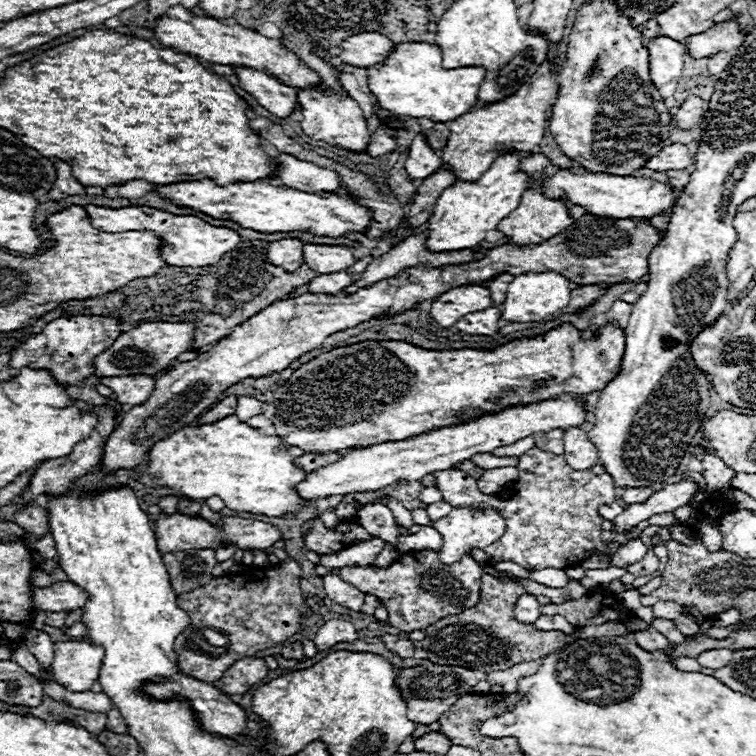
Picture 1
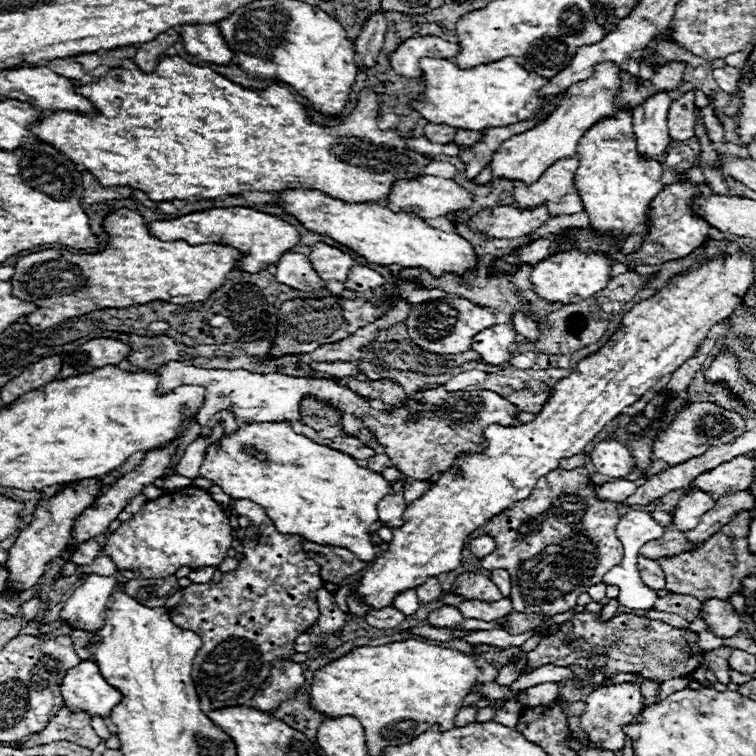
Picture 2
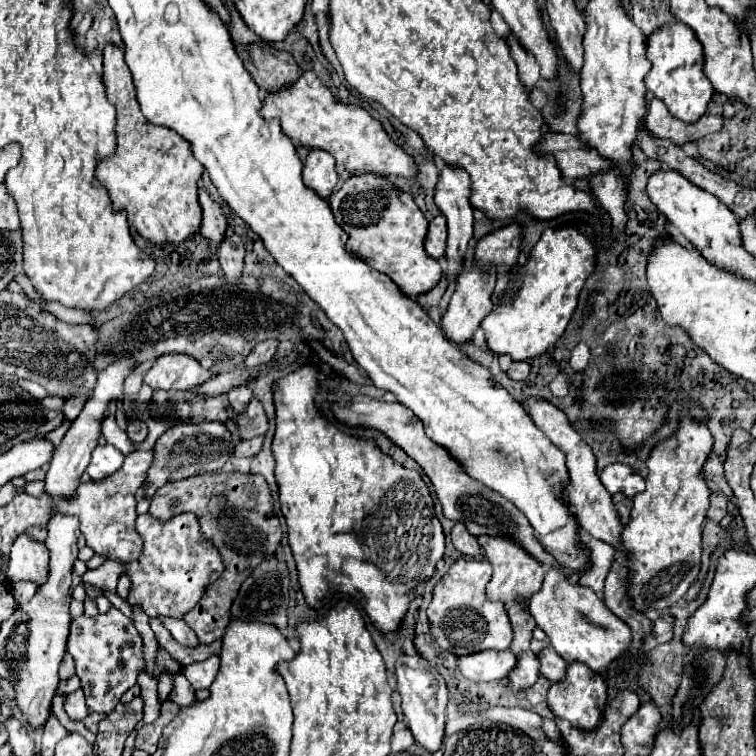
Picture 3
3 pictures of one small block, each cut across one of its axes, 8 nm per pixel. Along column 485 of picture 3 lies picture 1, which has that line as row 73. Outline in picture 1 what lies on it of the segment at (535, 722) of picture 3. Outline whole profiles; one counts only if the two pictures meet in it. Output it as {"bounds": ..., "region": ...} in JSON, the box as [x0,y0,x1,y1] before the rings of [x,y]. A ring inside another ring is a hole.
{"bounds":[708,52,732,76],"region":[[[720,52],[716,56],[710,56],[708,58],[708,70],[710,70],[710,74],[712,76],[718,76],[730,64],[730,60],[732,60],[732,54],[730,52]]]}

